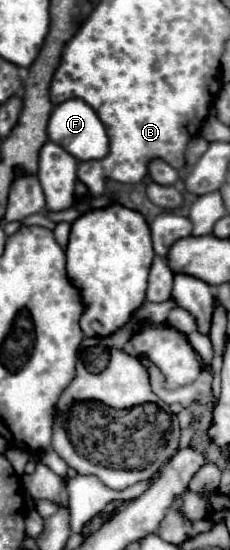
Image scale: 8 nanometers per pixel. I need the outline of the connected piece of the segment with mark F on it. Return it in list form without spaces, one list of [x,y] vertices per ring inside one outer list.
[[[69,99],[61,105],[57,105],[51,113],[47,135],[53,143],[65,147],[77,161],[91,161],[91,159],[103,159],[109,153],[109,139],[105,133],[105,125],[99,121],[93,107],[89,107],[83,99]]]

